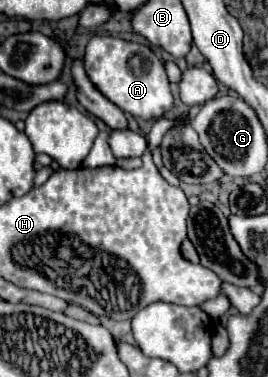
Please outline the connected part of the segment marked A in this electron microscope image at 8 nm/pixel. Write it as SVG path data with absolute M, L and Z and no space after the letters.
M94 36L84 54L84 68L92 84L120 110L140 120L160 118L172 108L170 82L166 78L162 60L146 46L114 36Z

